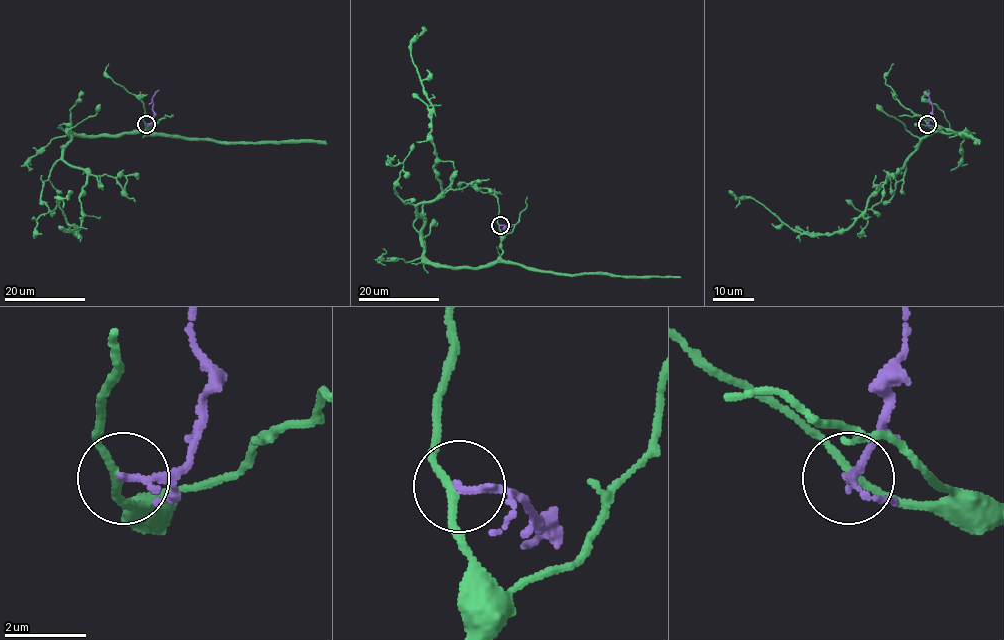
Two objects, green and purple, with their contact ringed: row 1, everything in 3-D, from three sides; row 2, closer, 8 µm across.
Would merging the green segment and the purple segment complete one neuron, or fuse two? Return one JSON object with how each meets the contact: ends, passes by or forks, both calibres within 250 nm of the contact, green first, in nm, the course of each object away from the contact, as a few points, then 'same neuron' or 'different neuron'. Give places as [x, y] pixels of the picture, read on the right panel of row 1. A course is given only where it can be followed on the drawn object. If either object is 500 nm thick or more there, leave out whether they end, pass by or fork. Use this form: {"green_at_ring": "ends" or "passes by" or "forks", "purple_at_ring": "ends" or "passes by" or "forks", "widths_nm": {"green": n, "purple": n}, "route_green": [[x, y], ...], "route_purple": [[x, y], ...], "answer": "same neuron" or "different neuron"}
{"green_at_ring": "passes by", "purple_at_ring": "ends", "widths_nm": {"green": 180, "purple": 190}, "route_green": [[926, 123], [969, 135], [926, 134], [846, 229], [802, 234], [751, 197], [736, 197], [728, 190]], "route_purple": [[926, 123], [933, 110], [927, 90]], "answer": "different neuron"}

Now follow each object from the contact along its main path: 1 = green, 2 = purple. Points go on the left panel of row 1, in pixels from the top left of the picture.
1: (145, 123), (146, 132), (118, 135), (67, 131), (63, 159), (87, 174), (78, 235), (57, 203), (70, 190)
2: (145, 123), (153, 119), (151, 99), (159, 90)

